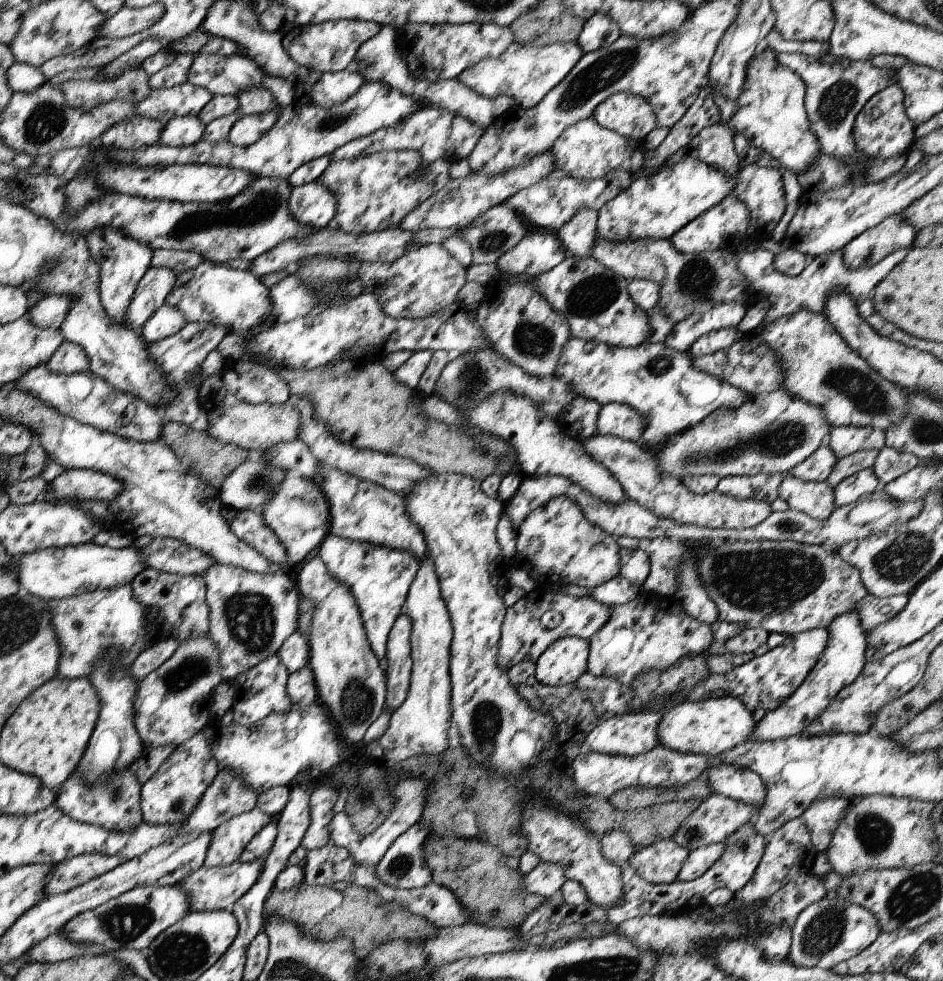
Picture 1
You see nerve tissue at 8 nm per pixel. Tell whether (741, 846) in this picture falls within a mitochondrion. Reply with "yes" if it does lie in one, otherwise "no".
yes

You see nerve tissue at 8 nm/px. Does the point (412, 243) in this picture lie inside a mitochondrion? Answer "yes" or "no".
no

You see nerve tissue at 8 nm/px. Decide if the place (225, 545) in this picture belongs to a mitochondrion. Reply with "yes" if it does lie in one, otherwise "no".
no

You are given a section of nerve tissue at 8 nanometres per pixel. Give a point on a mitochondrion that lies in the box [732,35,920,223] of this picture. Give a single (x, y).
(834, 105)

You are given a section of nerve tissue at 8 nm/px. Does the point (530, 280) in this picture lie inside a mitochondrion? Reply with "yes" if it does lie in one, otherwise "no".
no

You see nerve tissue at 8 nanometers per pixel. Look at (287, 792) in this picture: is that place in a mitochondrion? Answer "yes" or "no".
no

